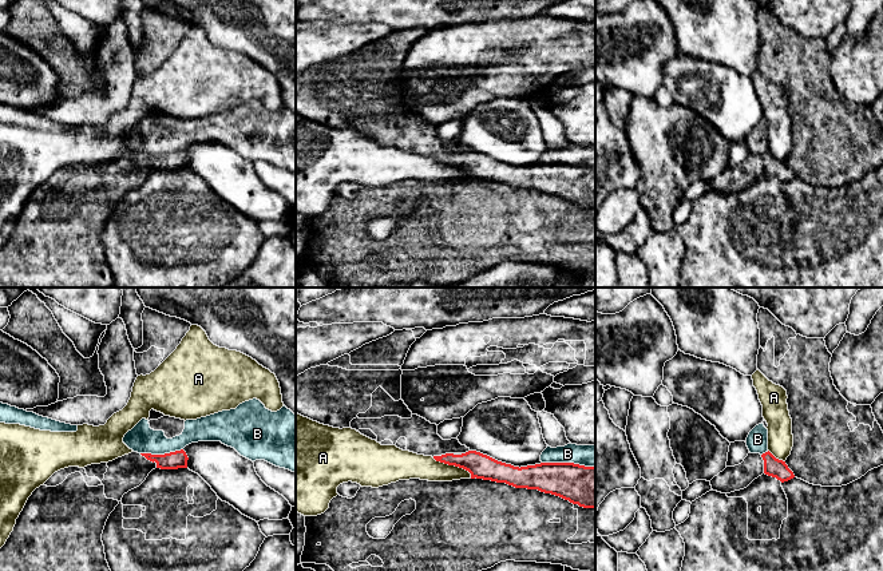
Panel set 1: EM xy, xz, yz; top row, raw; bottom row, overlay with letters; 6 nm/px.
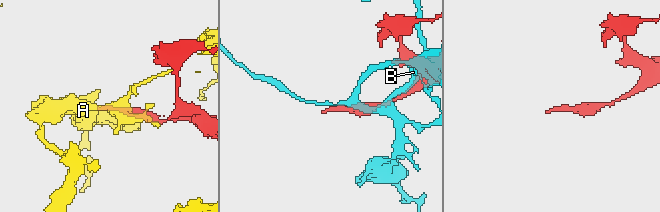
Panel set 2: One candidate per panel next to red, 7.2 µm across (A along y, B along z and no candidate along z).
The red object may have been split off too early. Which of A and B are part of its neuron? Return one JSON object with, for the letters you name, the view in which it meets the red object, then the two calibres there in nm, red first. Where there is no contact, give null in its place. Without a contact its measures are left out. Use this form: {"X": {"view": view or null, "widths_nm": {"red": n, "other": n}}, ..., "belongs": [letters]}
{"belongs": []}

